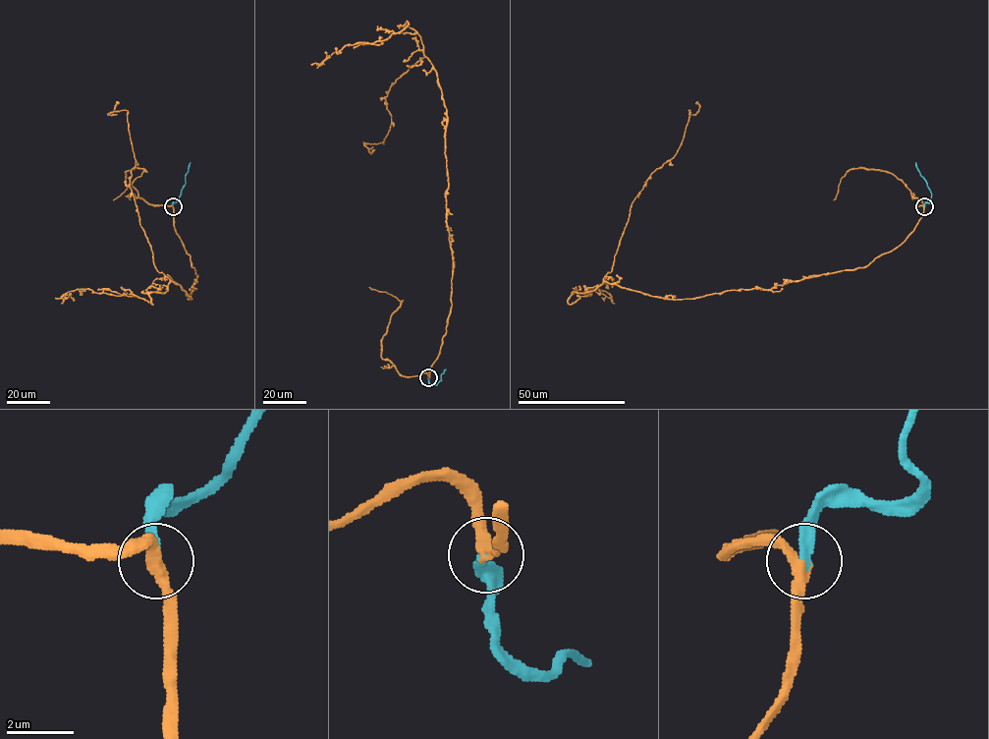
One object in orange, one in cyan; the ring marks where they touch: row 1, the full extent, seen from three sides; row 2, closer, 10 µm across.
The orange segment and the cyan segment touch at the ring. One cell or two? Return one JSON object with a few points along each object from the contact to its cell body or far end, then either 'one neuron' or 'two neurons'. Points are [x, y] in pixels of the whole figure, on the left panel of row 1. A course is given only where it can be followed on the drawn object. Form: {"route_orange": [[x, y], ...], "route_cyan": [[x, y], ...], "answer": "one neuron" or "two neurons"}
{"route_orange": [[172, 206], [197, 277], [190, 300], [153, 262], [129, 186], [128, 111], [108, 114], [119, 102]], "route_cyan": [[172, 206], [186, 184], [190, 162]], "answer": "one neuron"}

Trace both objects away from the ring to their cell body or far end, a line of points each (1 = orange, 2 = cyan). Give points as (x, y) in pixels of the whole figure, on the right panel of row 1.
1: (924, 206), (904, 242), (861, 267), (680, 300), (610, 284), (603, 278), (632, 201), (675, 154), (695, 102)
2: (924, 206), (925, 202), (931, 202), (931, 193), (915, 162)

